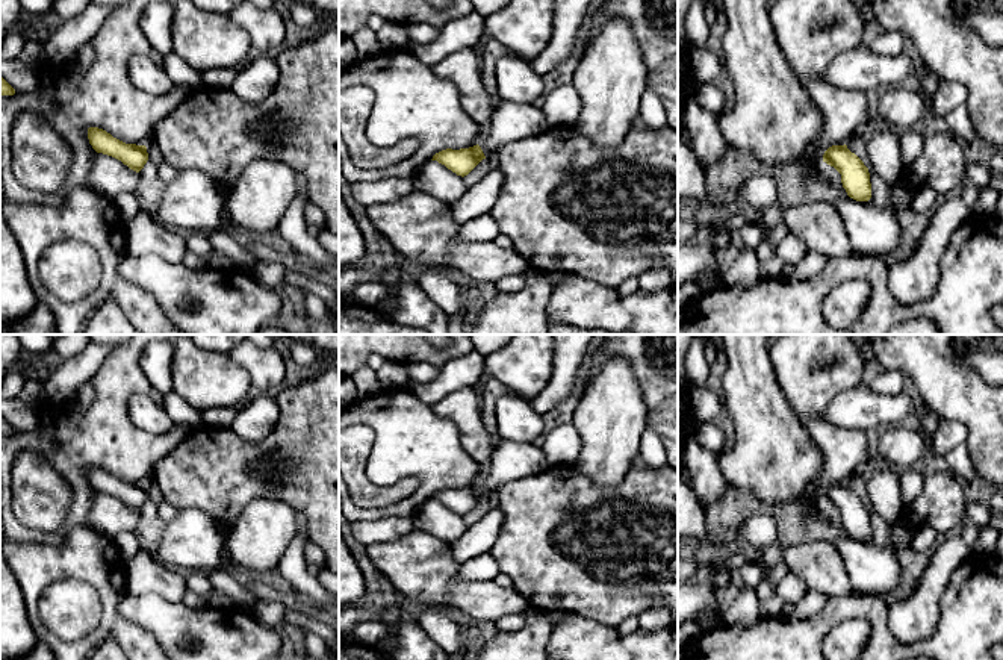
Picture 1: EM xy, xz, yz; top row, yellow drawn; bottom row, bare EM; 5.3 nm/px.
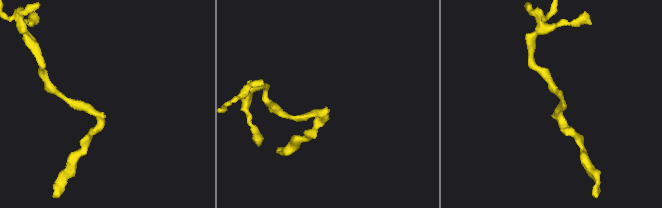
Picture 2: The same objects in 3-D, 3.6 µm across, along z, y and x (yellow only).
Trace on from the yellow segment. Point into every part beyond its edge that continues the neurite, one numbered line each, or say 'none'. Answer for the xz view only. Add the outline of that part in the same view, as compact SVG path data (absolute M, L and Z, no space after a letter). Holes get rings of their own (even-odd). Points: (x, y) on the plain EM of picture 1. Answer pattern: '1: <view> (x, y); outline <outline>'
1: xz (510, 460); outline M501 439L493 450L490 469L478 480L478 484L486 495L501 483L519 480L543 469L545 454L542 447Z

